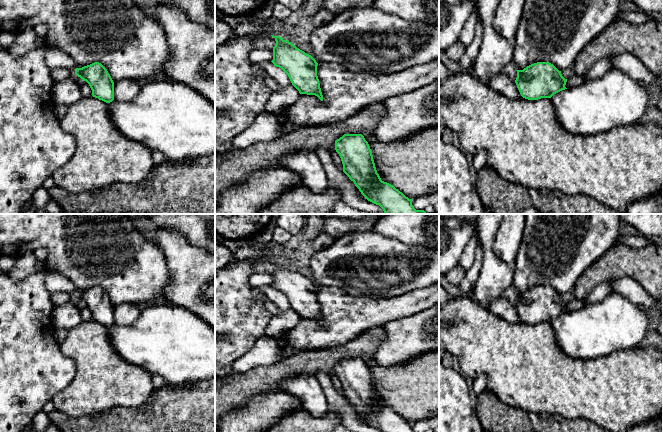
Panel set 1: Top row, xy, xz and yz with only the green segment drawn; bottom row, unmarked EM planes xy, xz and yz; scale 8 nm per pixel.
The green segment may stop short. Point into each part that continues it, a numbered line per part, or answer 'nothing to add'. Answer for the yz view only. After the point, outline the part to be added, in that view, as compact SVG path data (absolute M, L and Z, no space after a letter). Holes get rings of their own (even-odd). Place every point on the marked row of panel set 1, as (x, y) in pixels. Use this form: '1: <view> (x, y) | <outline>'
nothing to add

